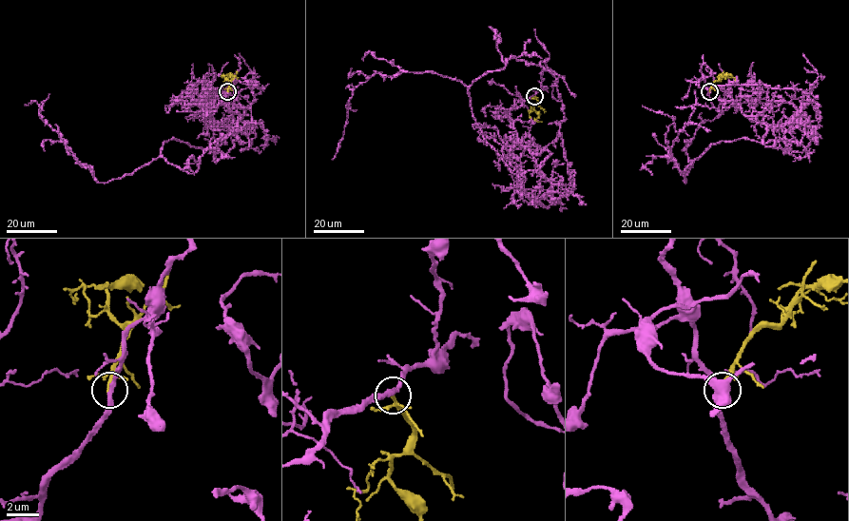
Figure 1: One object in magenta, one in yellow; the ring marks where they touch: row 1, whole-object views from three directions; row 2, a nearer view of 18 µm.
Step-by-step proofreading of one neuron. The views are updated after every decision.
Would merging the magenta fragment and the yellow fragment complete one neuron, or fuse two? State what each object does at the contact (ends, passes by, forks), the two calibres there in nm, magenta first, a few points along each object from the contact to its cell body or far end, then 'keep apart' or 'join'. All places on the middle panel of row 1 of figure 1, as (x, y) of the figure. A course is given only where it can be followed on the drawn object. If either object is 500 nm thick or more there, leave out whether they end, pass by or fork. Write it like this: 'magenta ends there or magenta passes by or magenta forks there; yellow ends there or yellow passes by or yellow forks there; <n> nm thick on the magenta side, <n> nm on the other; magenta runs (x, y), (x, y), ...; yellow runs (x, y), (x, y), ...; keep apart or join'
magenta passes by; yellow ends there; 240 nm thick on the magenta side, 220 nm on the other; magenta runs (534, 96), (507, 113), (519, 175), (484, 139), (468, 87), (428, 71), (354, 88), (332, 160); yellow runs (534, 96), (537, 101), (534, 109), (539, 115), (535, 119), (541, 122); join

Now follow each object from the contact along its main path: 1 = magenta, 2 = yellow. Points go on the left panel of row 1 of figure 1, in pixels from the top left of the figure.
1: (227, 91), (215, 110), (200, 104), (218, 123), (217, 147), (173, 138), (106, 183), (36, 101), (25, 105)
2: (227, 91), (230, 82), (227, 75), (232, 74), (228, 76), (234, 77)

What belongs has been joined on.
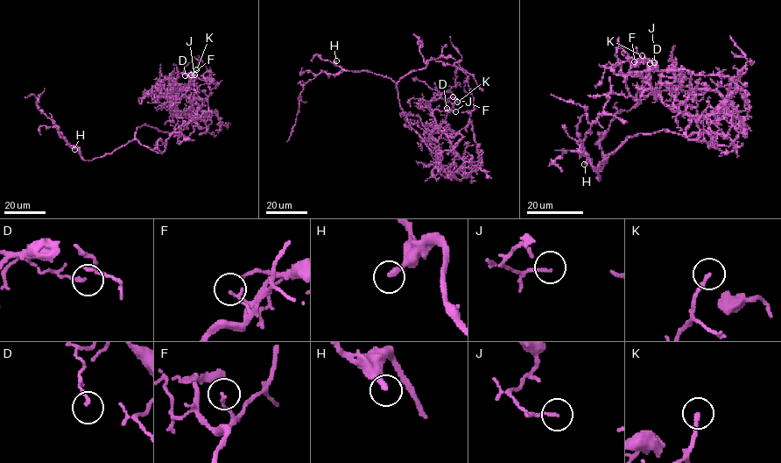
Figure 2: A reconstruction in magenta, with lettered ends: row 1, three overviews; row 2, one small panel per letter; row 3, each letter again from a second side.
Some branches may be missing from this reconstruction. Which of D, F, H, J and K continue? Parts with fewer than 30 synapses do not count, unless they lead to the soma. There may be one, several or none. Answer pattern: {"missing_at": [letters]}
{"missing_at": ["H"]}

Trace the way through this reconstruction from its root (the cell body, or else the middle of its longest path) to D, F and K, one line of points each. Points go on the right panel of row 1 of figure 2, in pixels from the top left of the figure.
D: (668, 131), (714, 143), (701, 123), (651, 89), (633, 98), (625, 76), (640, 60), (650, 63)
F: (668, 131), (714, 143), (701, 123), (667, 106), (651, 89), (639, 101), (633, 98), (625, 76), (634, 61)
K: (668, 131), (714, 143), (701, 123), (667, 106), (651, 89), (639, 101), (633, 98), (625, 76), (642, 55)

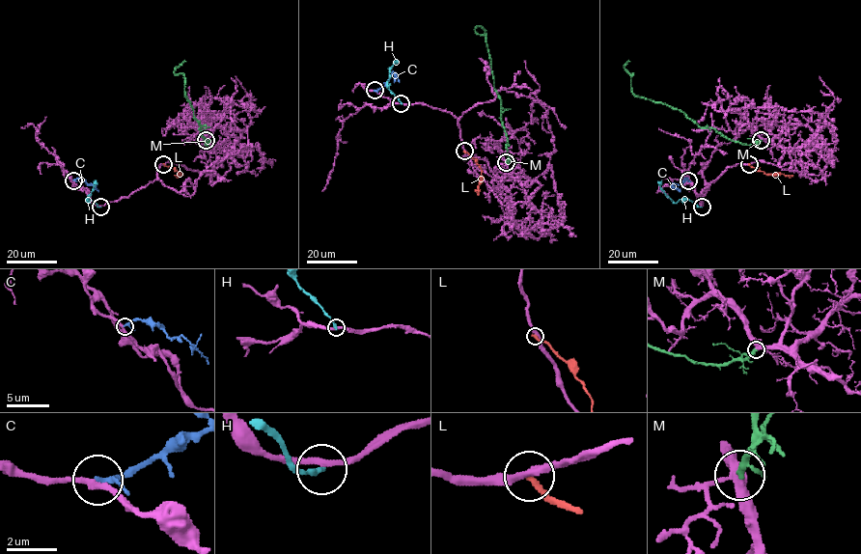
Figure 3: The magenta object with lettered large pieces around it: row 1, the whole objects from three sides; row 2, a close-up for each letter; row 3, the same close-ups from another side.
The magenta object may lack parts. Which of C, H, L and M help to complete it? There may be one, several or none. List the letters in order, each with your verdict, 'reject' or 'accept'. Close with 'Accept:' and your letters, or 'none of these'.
C: reject
H: reject
L: reject
M: accept
Accept: M

